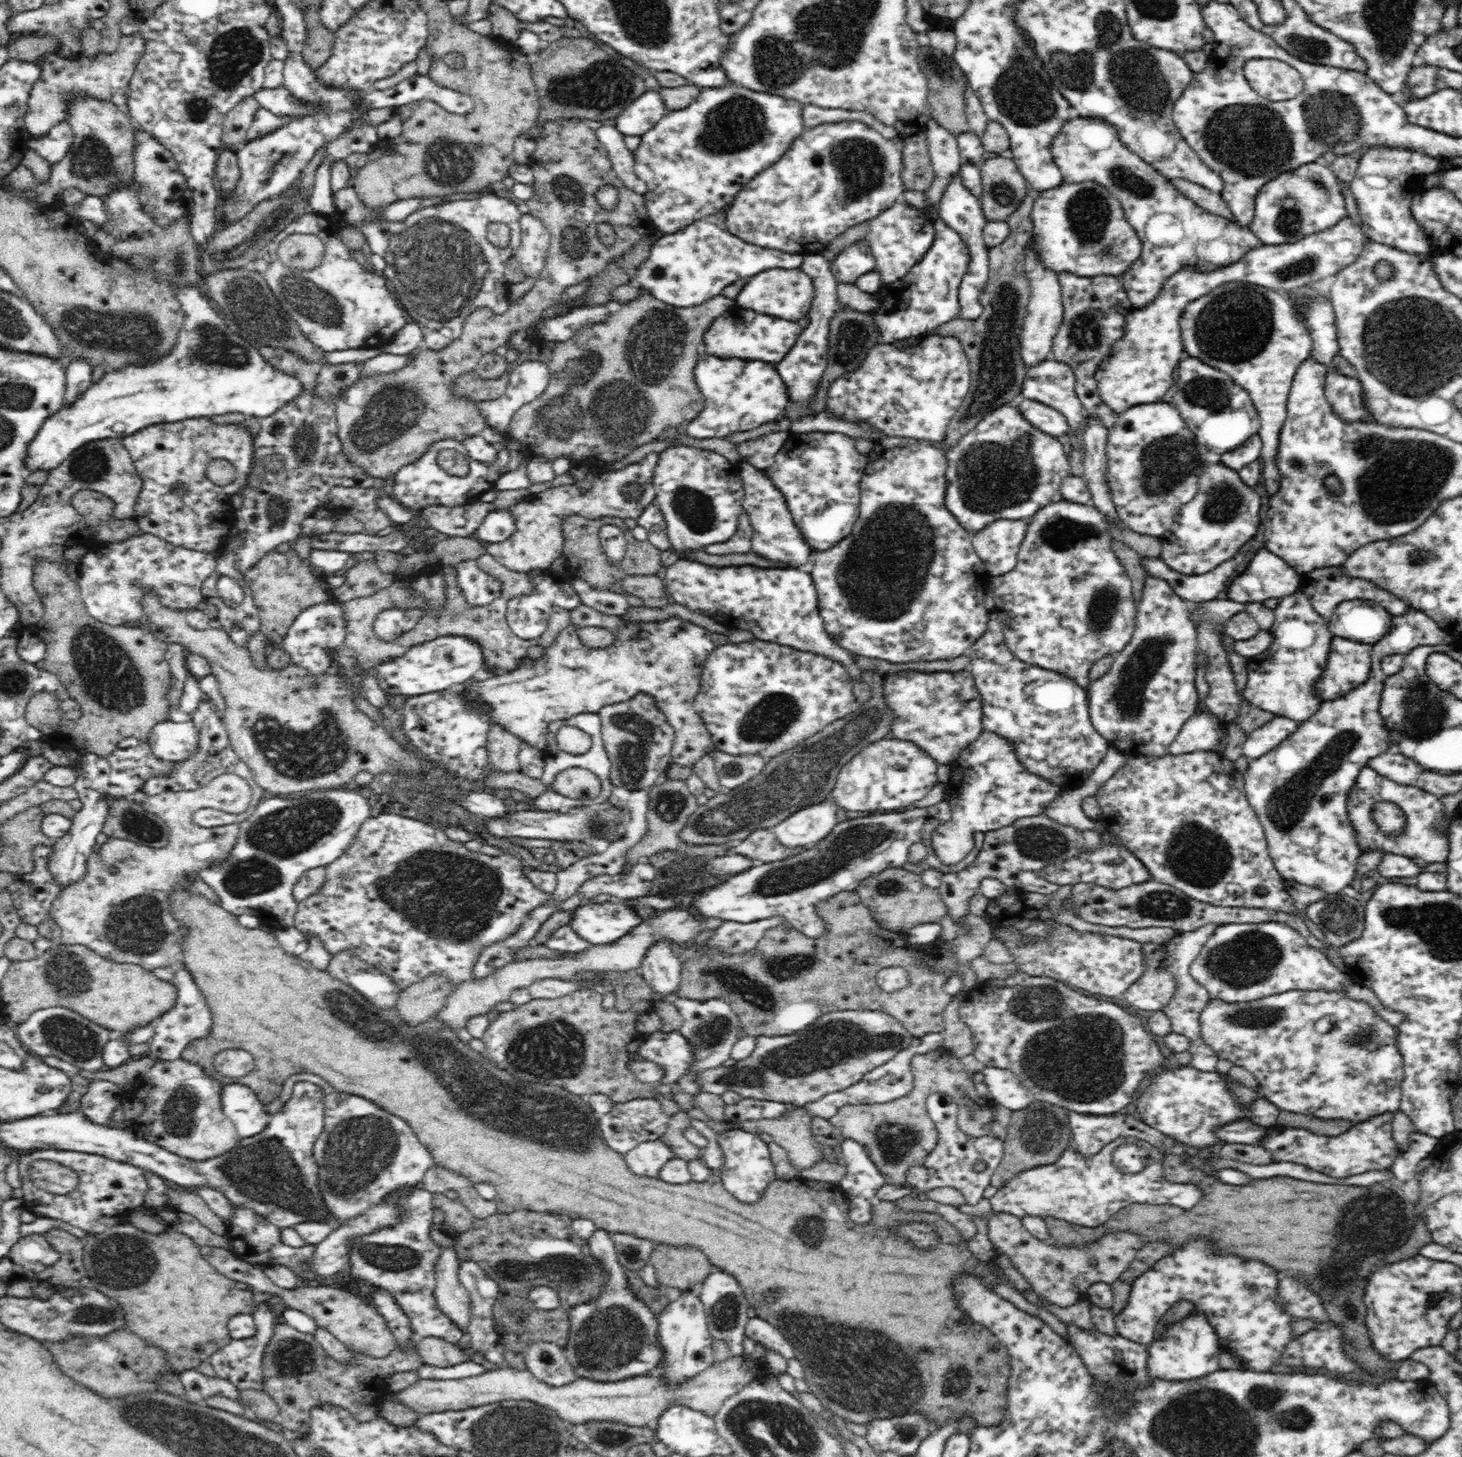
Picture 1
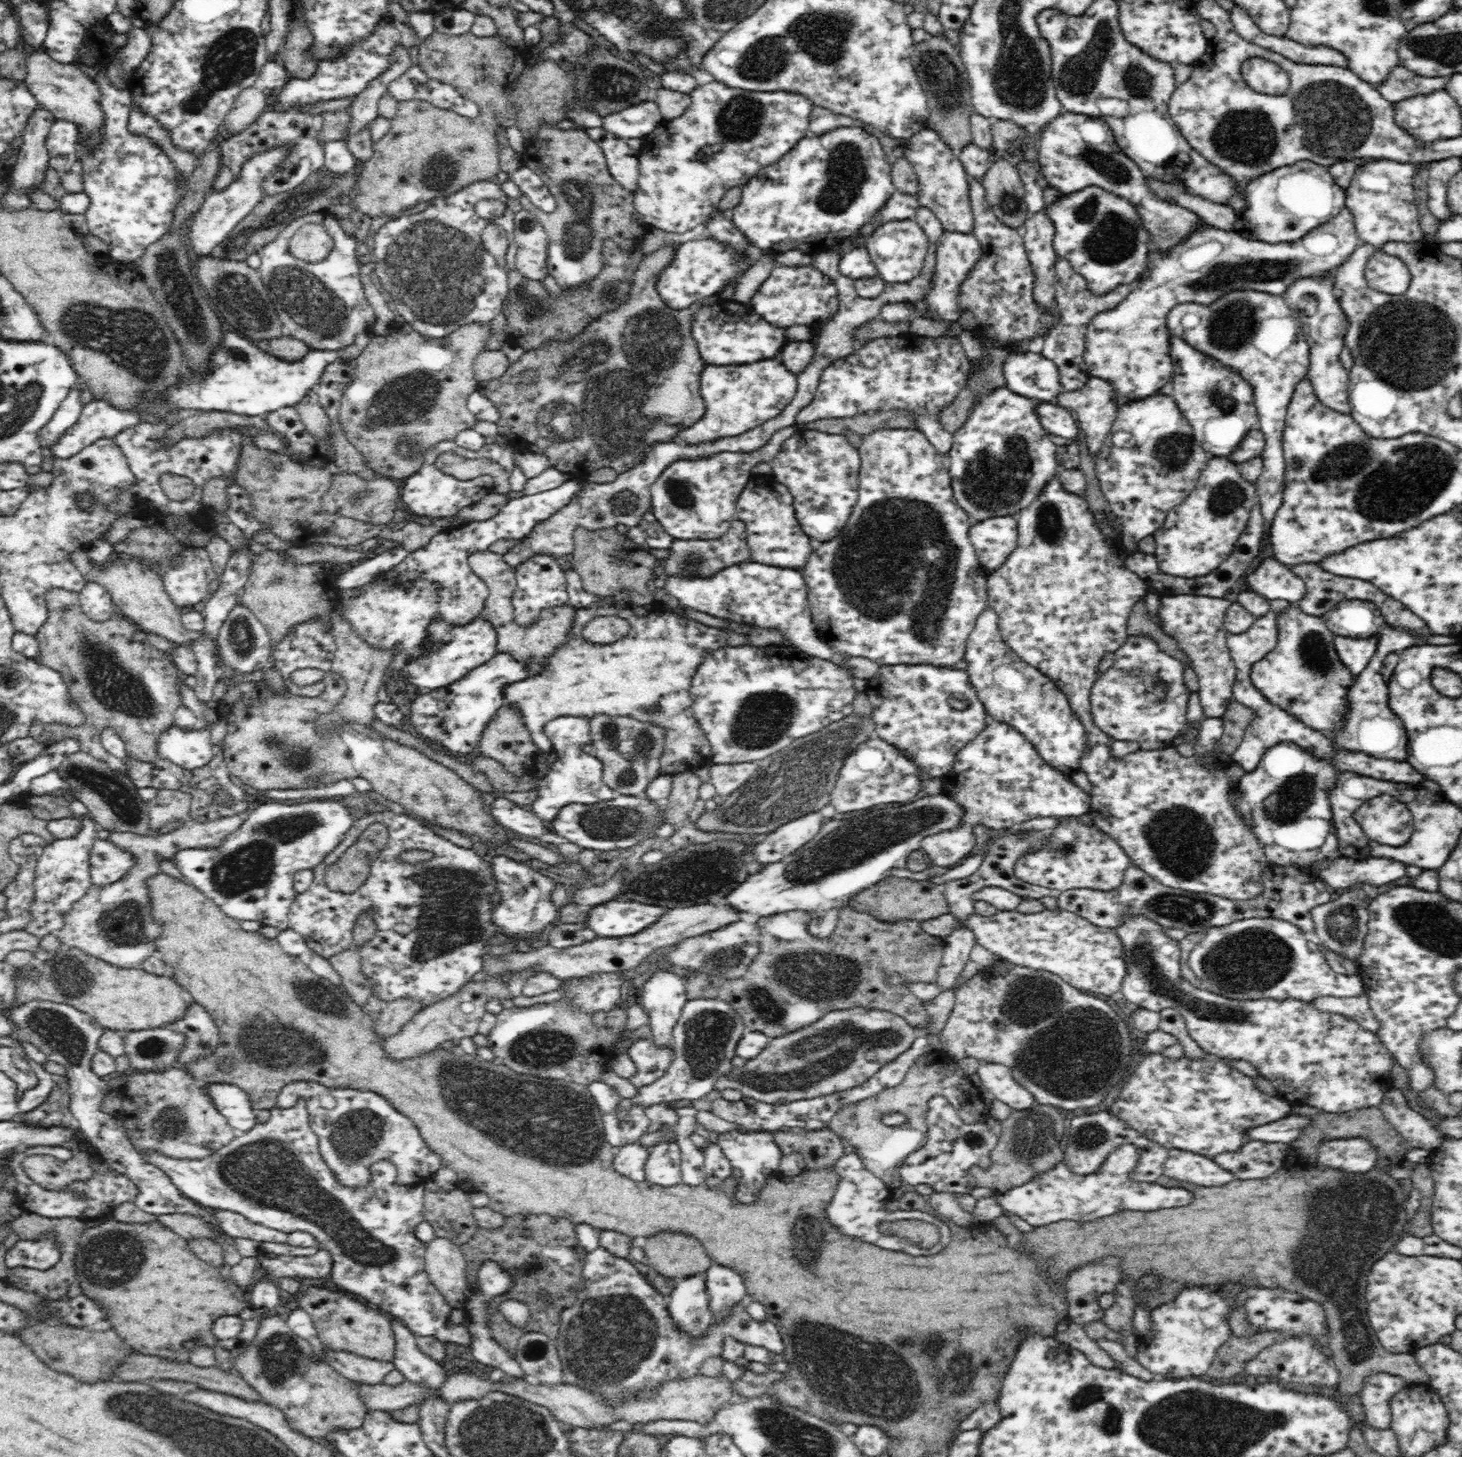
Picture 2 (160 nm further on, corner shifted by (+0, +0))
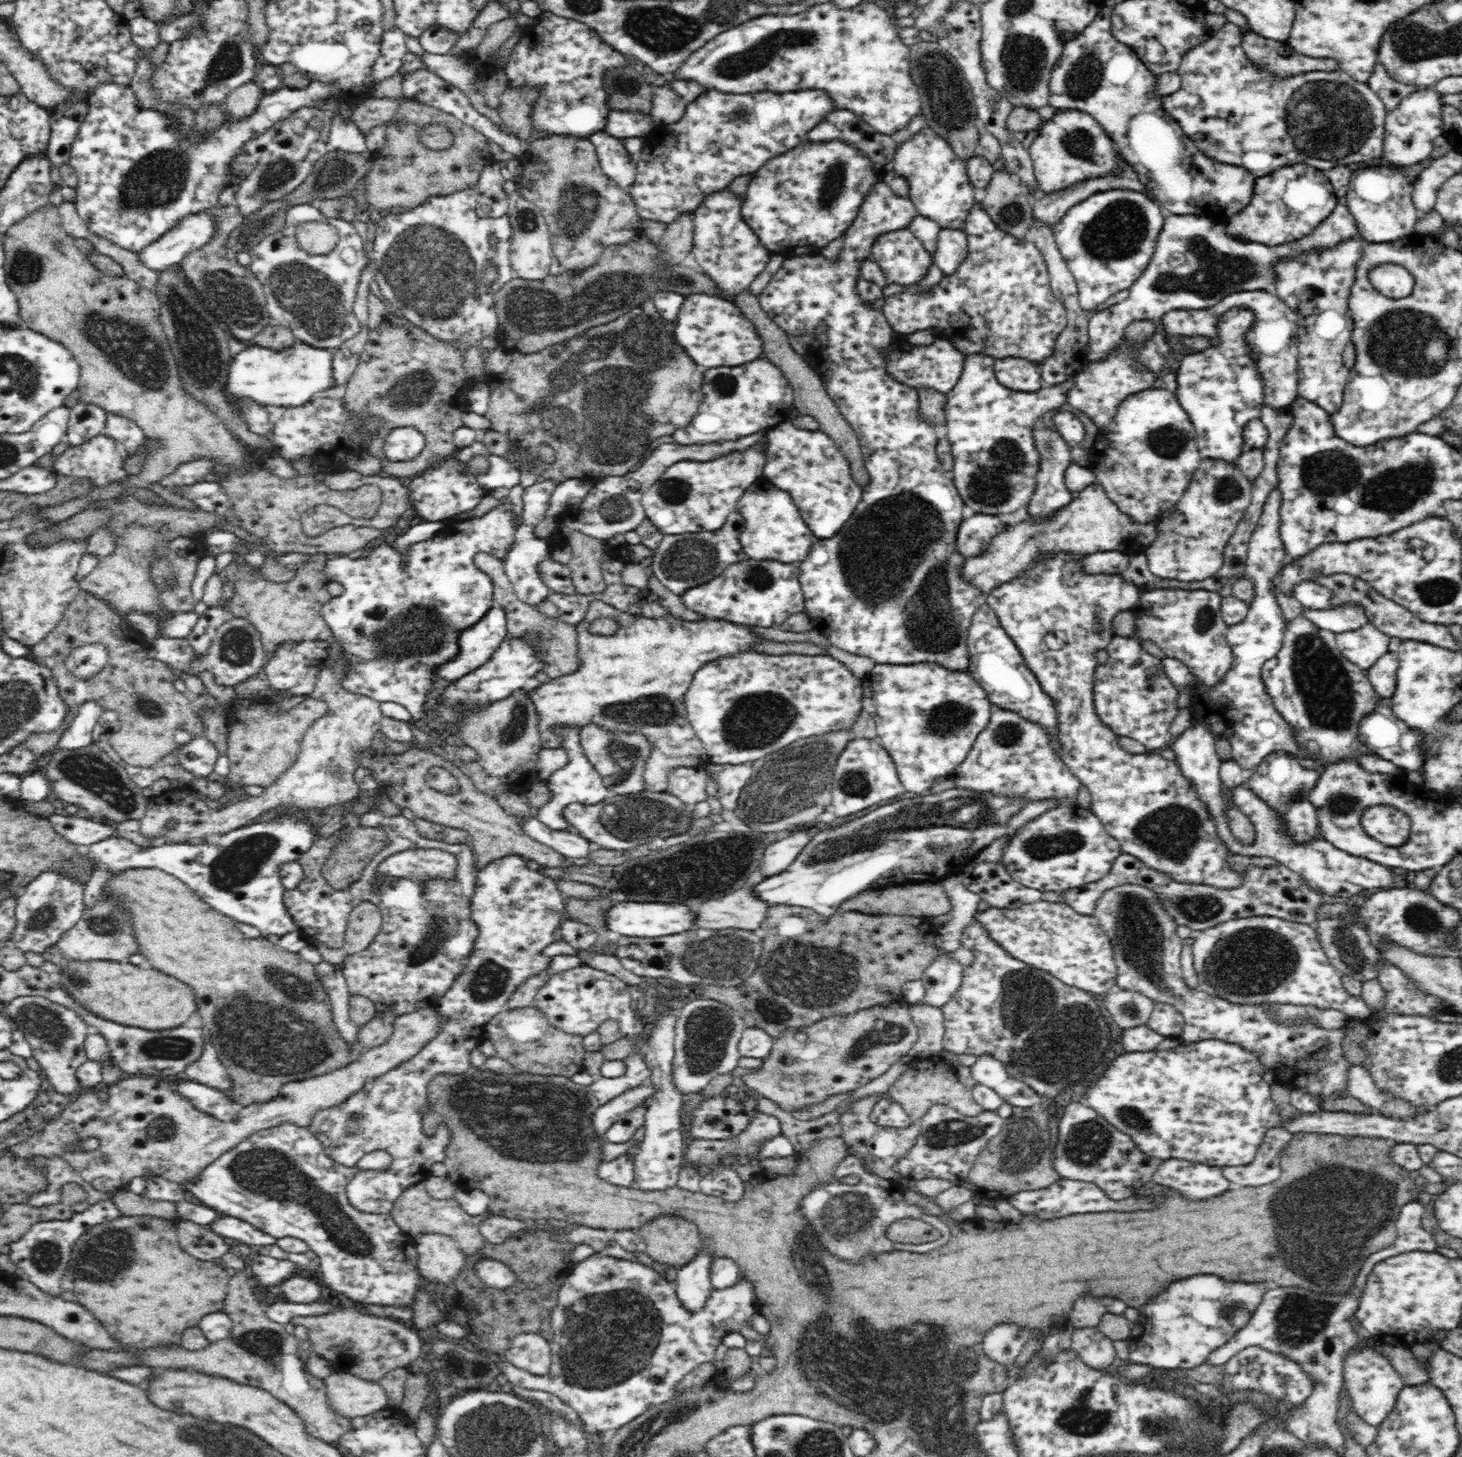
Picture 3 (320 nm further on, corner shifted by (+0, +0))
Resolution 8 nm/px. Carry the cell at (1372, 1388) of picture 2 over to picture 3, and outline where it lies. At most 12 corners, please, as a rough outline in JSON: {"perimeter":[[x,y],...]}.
{"perimeter":[[1372,1348],[1343,1357],[1344,1392],[1377,1427],[1405,1388]]}

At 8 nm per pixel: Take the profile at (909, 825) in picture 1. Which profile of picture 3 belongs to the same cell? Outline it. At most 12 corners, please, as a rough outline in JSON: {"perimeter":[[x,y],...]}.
{"perimeter":[[952,788],[810,836],[754,891],[828,919],[937,883],[1028,800]]}

